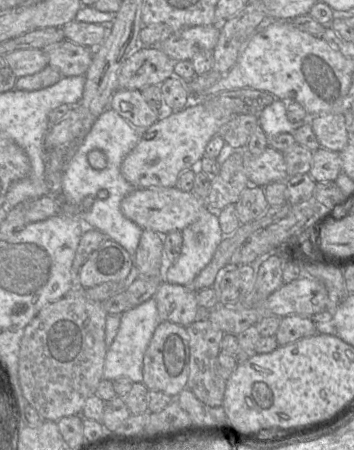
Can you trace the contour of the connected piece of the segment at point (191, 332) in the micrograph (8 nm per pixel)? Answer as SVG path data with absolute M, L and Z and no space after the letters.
M208 319L195 321L186 328L189 336L190 371L187 382L193 394L206 406L222 406L226 380L219 375L218 356L224 332L215 328Z

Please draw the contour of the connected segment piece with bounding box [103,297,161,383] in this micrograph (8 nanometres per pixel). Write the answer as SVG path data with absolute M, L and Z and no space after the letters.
M153 297L124 311L120 317L120 326L116 337L106 354L103 379L114 381L120 377L127 377L134 383L143 383L144 355L154 331L160 323L156 301Z

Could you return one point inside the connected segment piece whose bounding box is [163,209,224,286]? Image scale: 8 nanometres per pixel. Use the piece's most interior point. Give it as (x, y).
(201, 239)

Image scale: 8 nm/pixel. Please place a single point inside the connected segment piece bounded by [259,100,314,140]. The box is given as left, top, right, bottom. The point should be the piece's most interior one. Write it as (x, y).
(273, 120)

